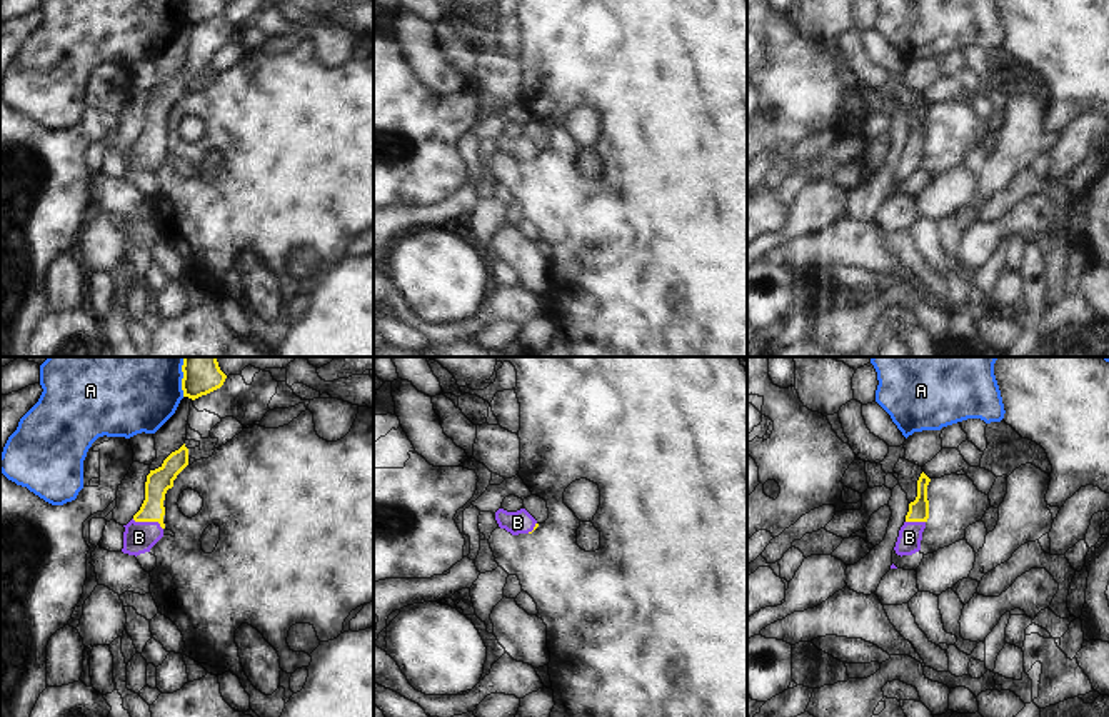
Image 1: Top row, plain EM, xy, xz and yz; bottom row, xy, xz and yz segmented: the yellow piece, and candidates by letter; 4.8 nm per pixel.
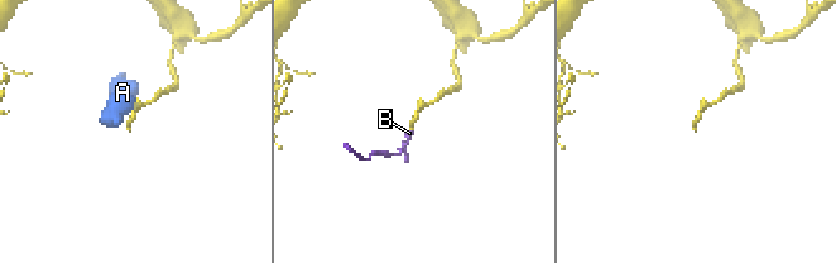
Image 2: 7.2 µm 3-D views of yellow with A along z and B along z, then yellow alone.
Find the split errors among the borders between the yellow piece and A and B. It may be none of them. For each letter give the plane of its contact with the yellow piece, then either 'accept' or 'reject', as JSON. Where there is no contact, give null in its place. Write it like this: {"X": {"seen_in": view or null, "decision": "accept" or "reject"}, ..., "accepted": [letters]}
{"A": {"seen_in": "xy", "decision": "reject"}, "B": {"seen_in": "xy", "decision": "accept"}, "accepted": ["B"]}

